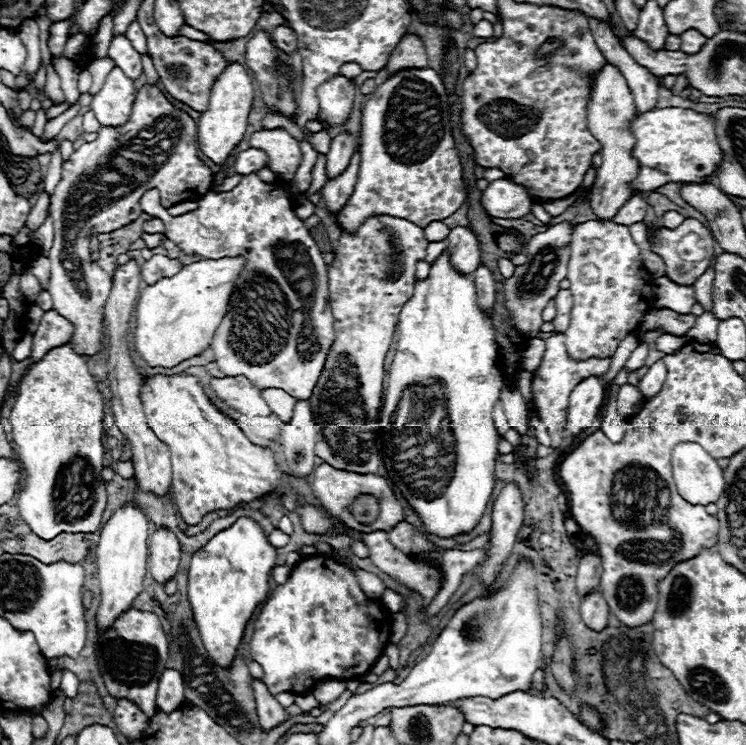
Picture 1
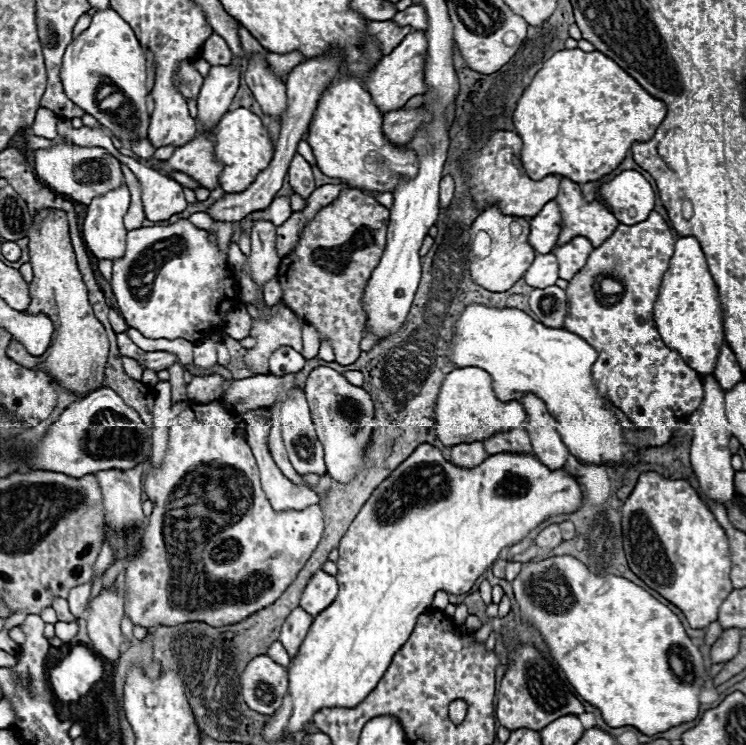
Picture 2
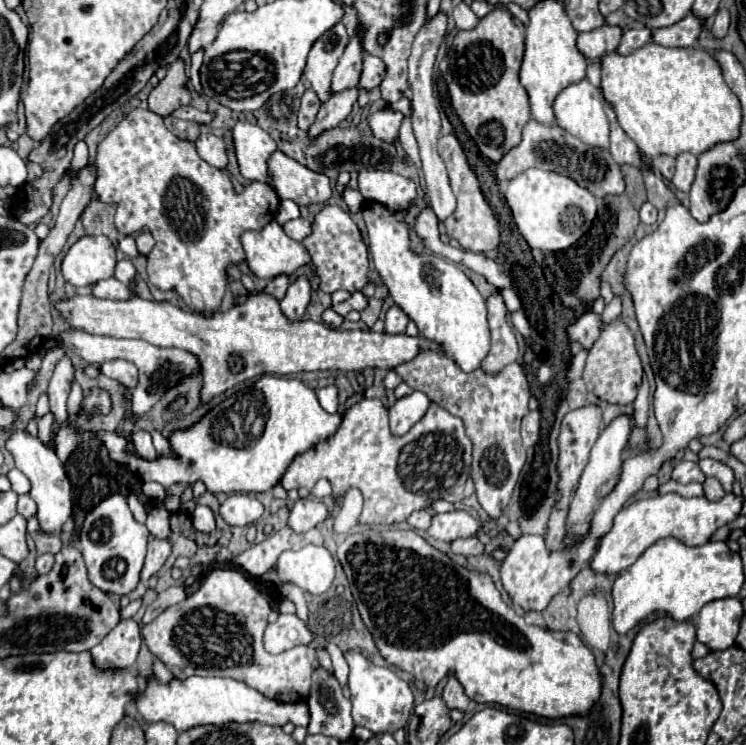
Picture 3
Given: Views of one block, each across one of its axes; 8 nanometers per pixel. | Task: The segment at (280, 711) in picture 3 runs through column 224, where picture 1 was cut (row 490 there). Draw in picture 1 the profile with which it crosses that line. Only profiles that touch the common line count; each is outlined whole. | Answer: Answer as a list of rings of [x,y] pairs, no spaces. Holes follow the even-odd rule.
[[[680,442],[674,446],[672,474],[678,494],[690,504],[712,504],[726,486],[722,468],[698,442]]]

